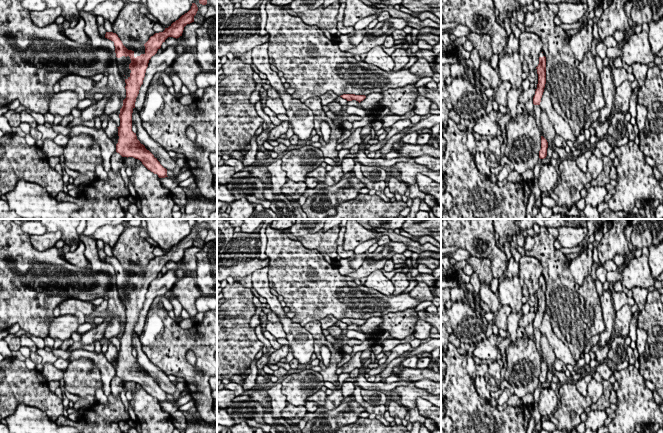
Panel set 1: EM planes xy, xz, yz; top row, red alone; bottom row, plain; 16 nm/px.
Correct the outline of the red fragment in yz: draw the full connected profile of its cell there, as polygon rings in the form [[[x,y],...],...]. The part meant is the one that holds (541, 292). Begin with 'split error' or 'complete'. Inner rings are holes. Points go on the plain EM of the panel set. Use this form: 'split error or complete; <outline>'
complete; [[[539,281],[539,288],[536,291],[538,298],[538,308],[533,321],[533,328],[540,329],[541,322],[546,308],[546,281]]]

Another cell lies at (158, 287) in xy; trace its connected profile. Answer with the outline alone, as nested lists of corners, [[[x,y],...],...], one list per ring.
[[[168,270],[161,277],[156,277],[151,281],[146,293],[143,308],[140,311],[139,318],[136,322],[135,333],[140,336],[143,332],[147,314],[156,297],[163,297],[179,280],[176,270]]]

